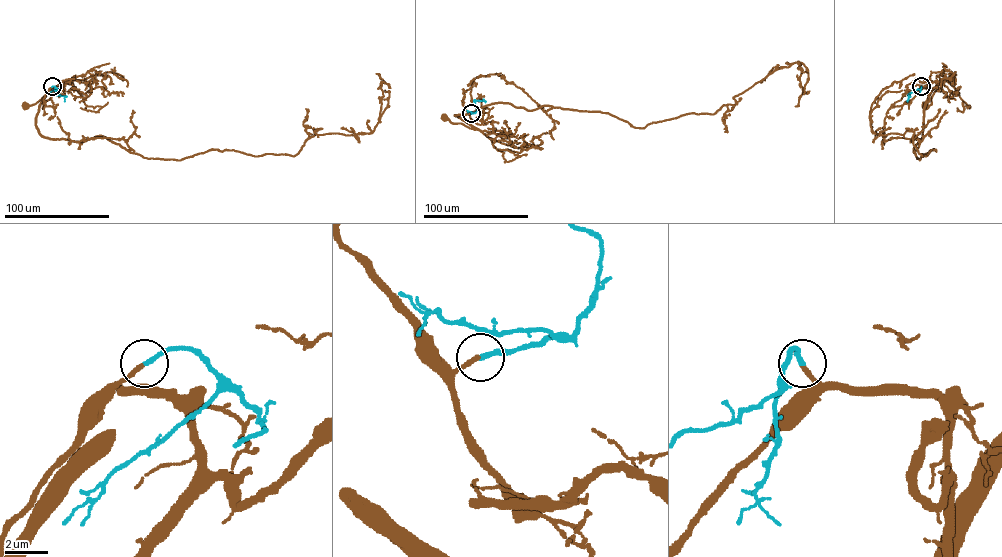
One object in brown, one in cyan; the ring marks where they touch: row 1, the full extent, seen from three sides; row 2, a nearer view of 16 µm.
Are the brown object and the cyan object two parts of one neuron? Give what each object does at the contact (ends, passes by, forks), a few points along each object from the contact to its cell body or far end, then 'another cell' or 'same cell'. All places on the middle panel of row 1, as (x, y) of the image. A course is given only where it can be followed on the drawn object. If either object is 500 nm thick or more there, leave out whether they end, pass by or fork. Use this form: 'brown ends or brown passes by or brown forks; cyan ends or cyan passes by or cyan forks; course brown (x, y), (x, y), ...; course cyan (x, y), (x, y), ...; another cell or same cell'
brown ends; cyan ends; course brown (471, 113), (473, 120), (461, 119), (475, 129), (451, 123), (445, 116); course cyan (471, 113), (476, 110), (474, 100), (484, 99); same cell

